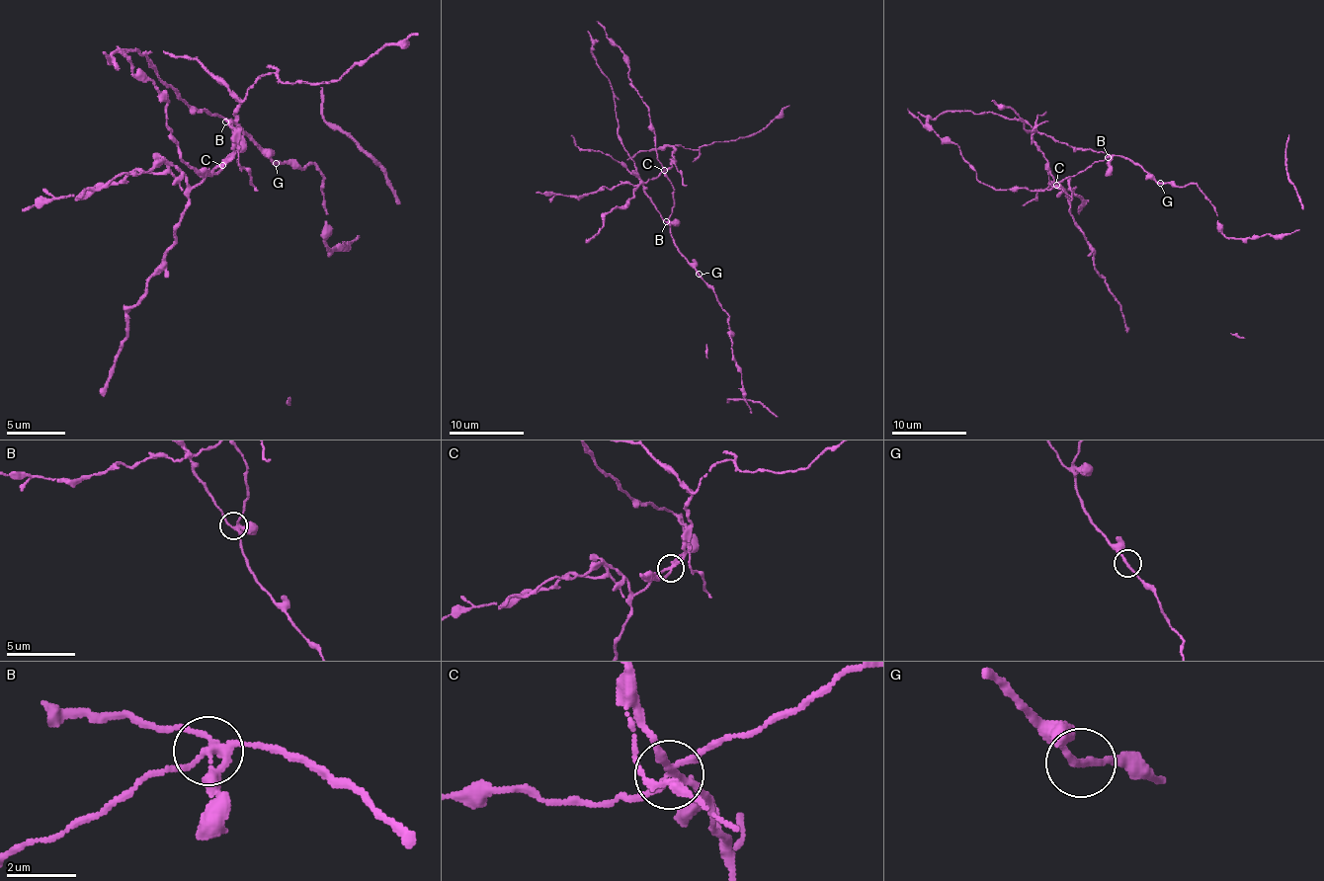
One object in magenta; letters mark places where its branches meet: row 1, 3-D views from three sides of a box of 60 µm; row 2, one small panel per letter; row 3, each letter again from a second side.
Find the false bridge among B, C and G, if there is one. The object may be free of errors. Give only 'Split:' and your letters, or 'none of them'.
Split: C

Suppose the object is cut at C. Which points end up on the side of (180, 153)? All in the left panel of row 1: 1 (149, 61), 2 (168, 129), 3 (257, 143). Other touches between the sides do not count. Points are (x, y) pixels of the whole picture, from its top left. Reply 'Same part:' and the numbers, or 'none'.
Same part: 1, 2, 3

